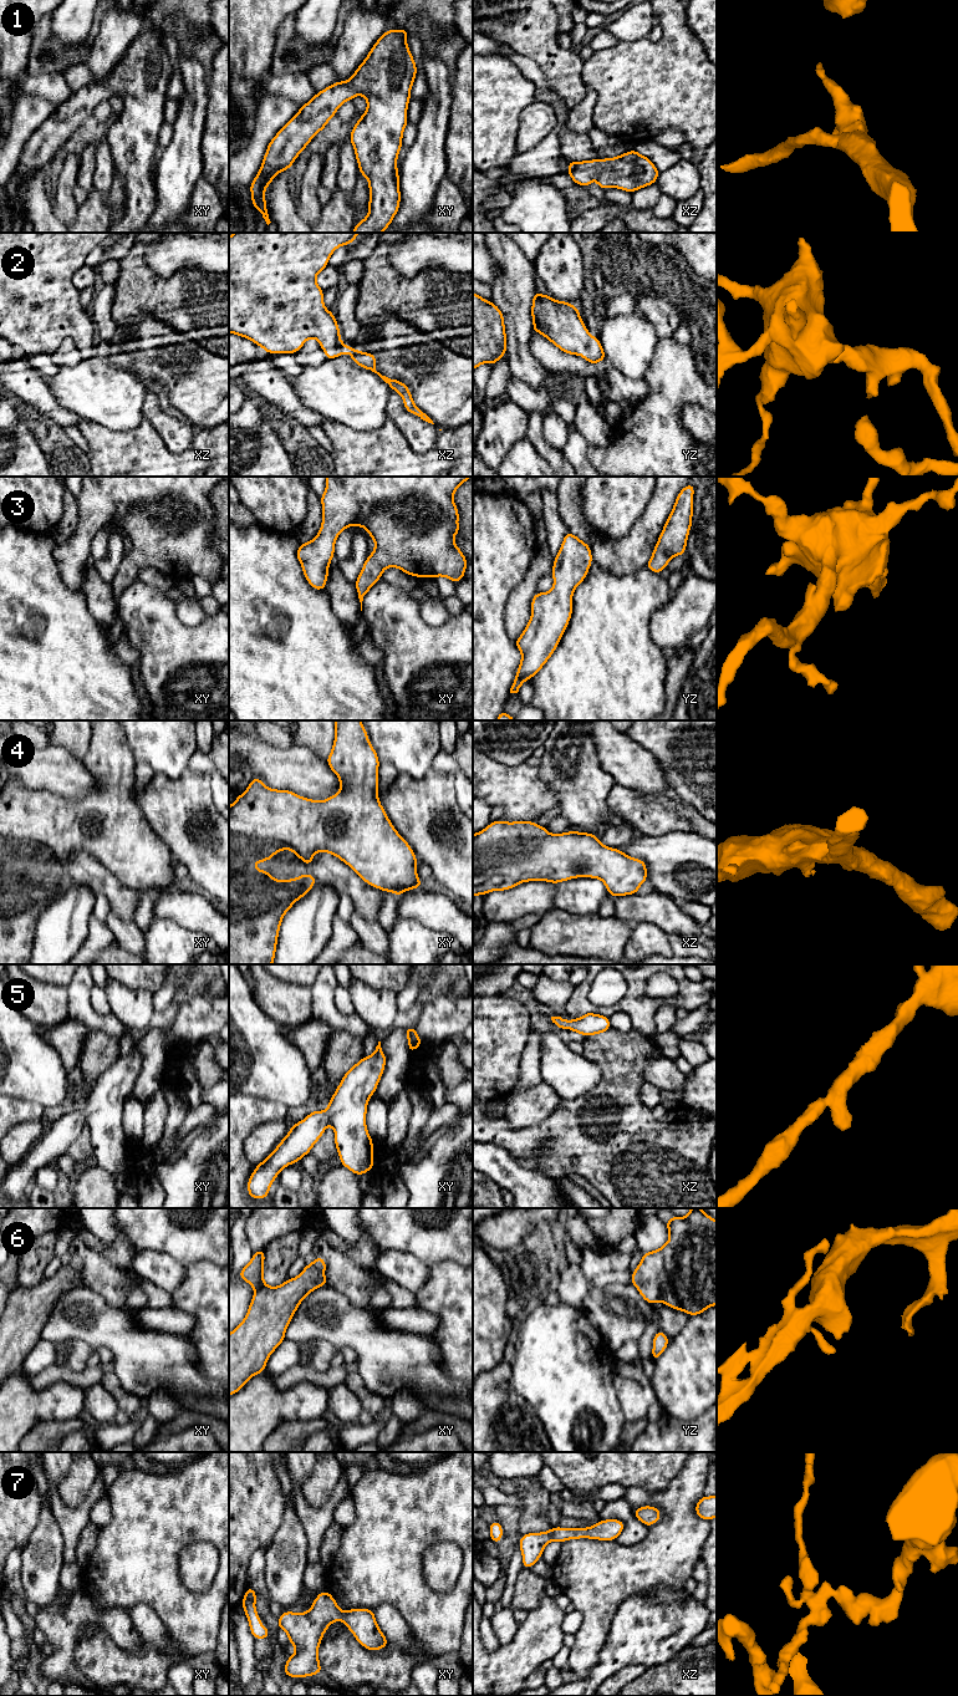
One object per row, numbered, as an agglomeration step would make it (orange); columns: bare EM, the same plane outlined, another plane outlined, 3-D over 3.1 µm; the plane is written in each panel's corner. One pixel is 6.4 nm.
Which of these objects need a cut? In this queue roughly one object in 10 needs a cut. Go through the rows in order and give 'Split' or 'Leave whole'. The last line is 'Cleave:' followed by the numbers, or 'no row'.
1: Leave whole
2: Leave whole
3: Leave whole
4: Leave whole
5: Leave whole
6: Leave whole
7: Leave whole
Cleave: no row

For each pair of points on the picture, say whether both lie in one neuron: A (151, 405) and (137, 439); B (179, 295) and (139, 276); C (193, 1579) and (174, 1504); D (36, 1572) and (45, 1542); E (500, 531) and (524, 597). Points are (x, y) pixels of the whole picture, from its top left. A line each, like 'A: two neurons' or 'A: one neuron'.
A: two neurons
B: one neuron
C: two neurons
D: one neuron
E: two neurons

